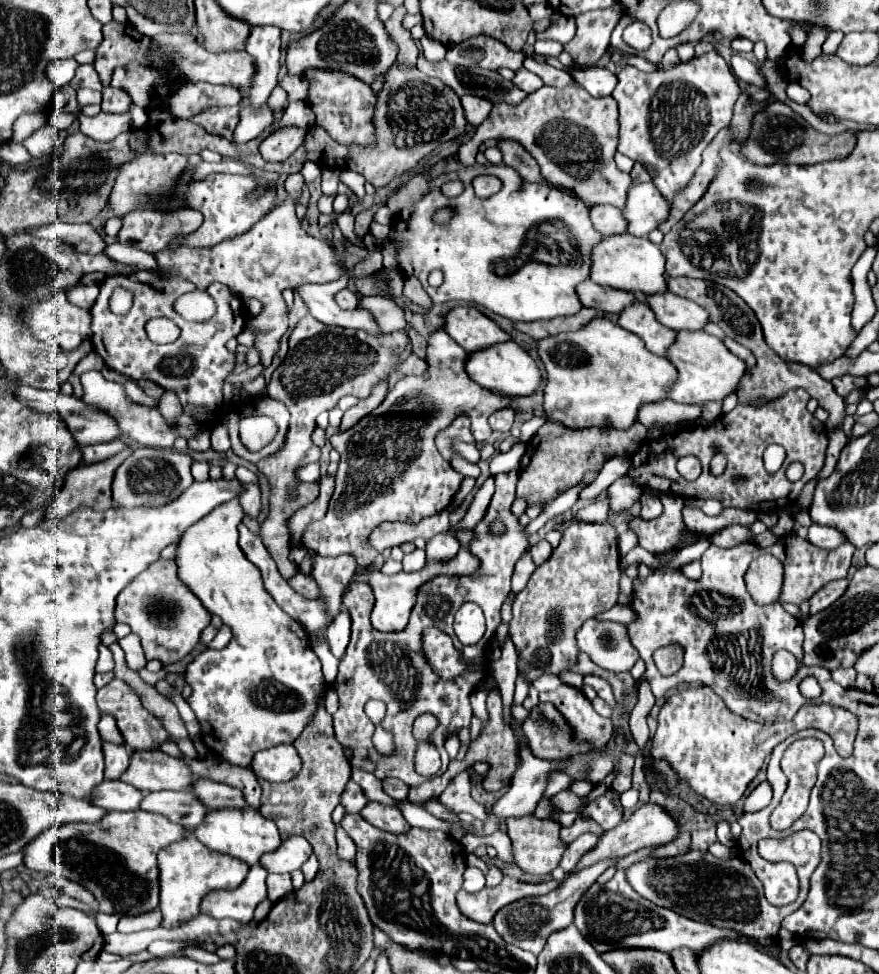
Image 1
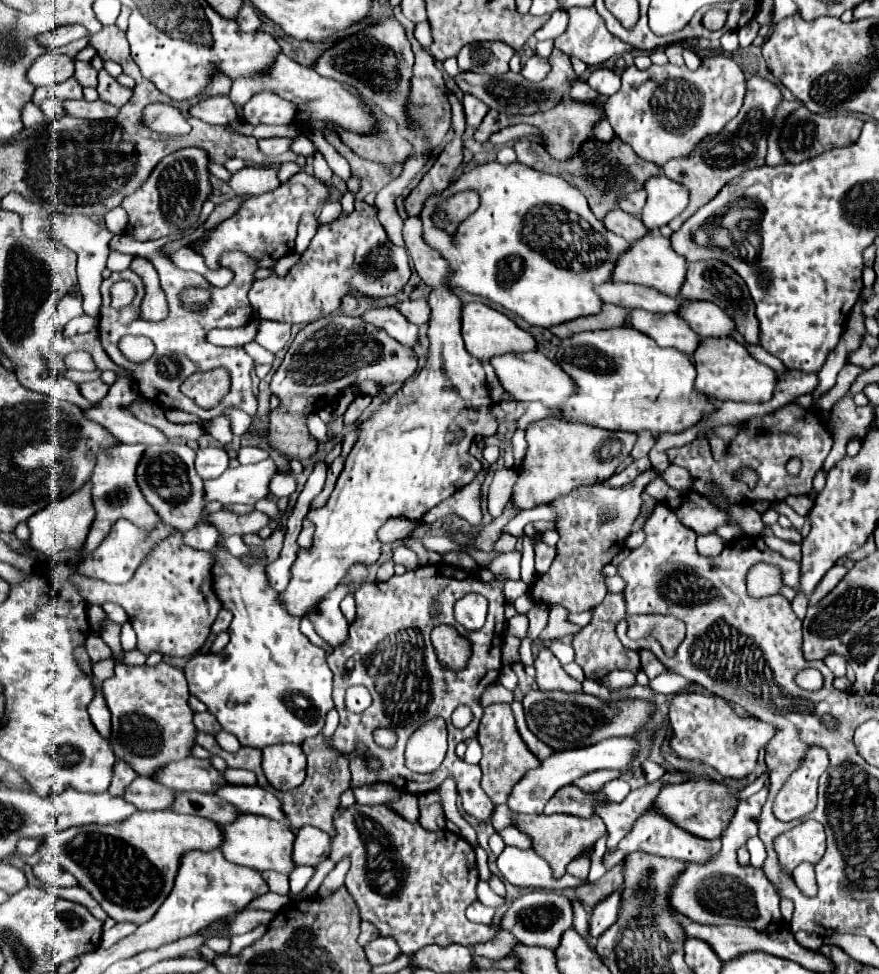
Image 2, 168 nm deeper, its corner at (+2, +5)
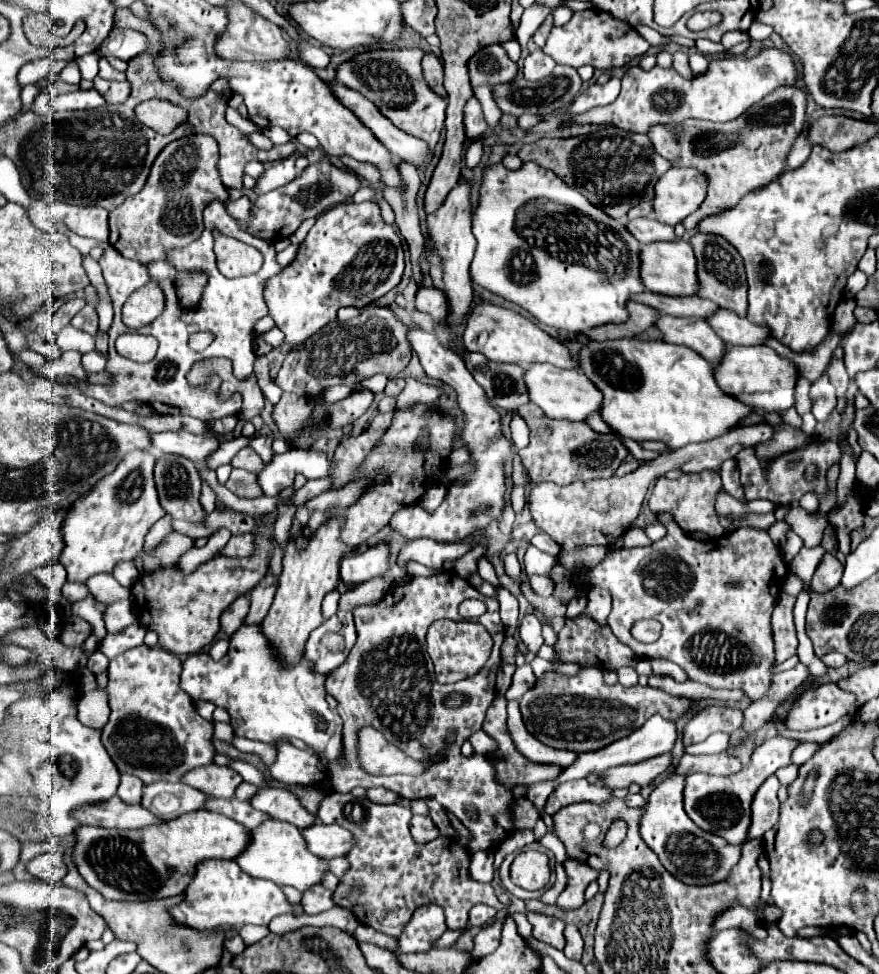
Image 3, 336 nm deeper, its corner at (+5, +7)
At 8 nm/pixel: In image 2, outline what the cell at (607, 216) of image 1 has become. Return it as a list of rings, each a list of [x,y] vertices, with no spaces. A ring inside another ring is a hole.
[[[622,209],[610,211],[604,219],[604,225],[606,225],[606,229],[624,237],[630,243],[634,243],[634,241],[638,241],[638,239],[642,239],[644,235],[650,233],[650,229],[642,223],[642,219],[638,215],[630,215]]]

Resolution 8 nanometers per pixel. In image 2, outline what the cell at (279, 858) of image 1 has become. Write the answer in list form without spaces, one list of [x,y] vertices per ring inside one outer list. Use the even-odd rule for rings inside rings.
[[[304,825],[296,833],[296,845],[294,845],[294,857],[296,865],[318,865],[330,855],[332,837],[316,827]]]

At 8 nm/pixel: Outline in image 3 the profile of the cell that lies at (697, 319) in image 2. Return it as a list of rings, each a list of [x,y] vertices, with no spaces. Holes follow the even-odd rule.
[[[717,309],[717,315],[709,315],[709,325],[727,345],[761,345],[769,337],[765,325],[753,325],[751,321],[739,317],[735,311]]]

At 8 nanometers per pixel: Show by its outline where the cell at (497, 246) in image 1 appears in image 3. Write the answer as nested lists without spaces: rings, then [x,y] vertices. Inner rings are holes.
[[[533,161],[523,163],[517,171],[505,169],[501,163],[487,167],[483,171],[479,205],[471,213],[471,223],[477,239],[471,281],[523,307],[535,319],[555,329],[581,333],[597,325],[625,321],[629,295],[645,291],[639,279],[637,239],[619,221],[591,205],[553,171],[543,169]],[[541,197],[545,197],[545,205],[527,205]]]

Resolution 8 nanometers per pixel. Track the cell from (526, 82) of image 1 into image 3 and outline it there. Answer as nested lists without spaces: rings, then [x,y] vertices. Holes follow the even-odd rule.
[[[535,49],[523,61],[523,77],[529,81],[539,81],[547,77],[553,71],[553,67],[555,67],[553,57],[545,55],[541,49]]]

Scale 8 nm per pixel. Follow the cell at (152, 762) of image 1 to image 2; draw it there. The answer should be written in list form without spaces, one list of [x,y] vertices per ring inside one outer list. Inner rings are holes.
[[[188,757],[184,761],[176,761],[166,765],[156,773],[162,785],[170,785],[176,791],[202,791],[202,793],[216,793],[220,787],[226,787],[228,781],[224,773],[214,769],[210,761]]]

